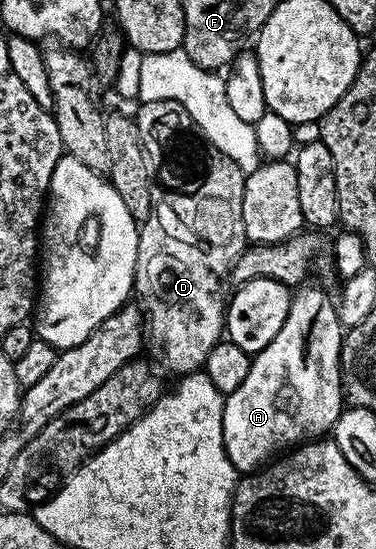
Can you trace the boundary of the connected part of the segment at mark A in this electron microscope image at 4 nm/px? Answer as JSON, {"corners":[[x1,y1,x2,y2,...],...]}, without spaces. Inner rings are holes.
{"corners":[[300,286,294,292,289,317,285,317,285,325,281,325,277,337,273,337,265,349,254,352,249,377,245,377,241,386,224,398,223,440,229,461,235,466,236,472,250,473,264,466,276,453,326,436,345,409,343,377,339,369,345,328,339,321,339,312,333,299,321,288,307,286]]}

